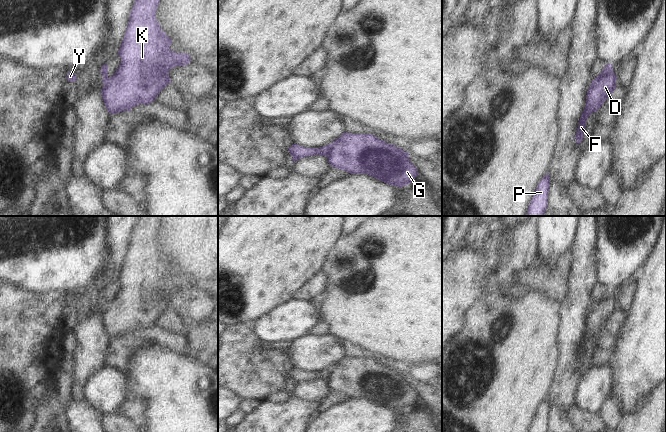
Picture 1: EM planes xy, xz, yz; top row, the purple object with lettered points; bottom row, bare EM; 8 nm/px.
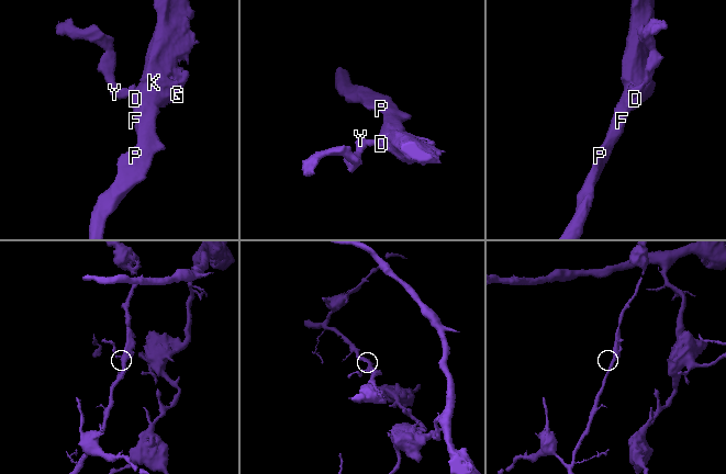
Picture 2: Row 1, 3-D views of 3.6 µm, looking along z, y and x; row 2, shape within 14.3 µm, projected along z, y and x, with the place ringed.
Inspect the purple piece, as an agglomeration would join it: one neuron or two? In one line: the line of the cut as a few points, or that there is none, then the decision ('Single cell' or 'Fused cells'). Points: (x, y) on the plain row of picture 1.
Split along yz (612, 295), (598, 300). Fused cells

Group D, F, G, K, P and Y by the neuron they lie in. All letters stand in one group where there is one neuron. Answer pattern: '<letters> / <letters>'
D F G K P / Y

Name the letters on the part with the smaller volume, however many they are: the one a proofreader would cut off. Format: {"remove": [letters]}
{"remove": ["Y"]}

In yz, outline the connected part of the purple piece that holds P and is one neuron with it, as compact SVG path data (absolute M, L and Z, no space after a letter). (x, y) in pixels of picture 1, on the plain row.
M547 397L539 406L528 432L547 432L549 412L550 401Z

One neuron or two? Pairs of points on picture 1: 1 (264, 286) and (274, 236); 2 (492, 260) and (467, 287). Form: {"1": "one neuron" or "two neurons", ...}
{"1": "one neuron", "2": "one neuron"}

